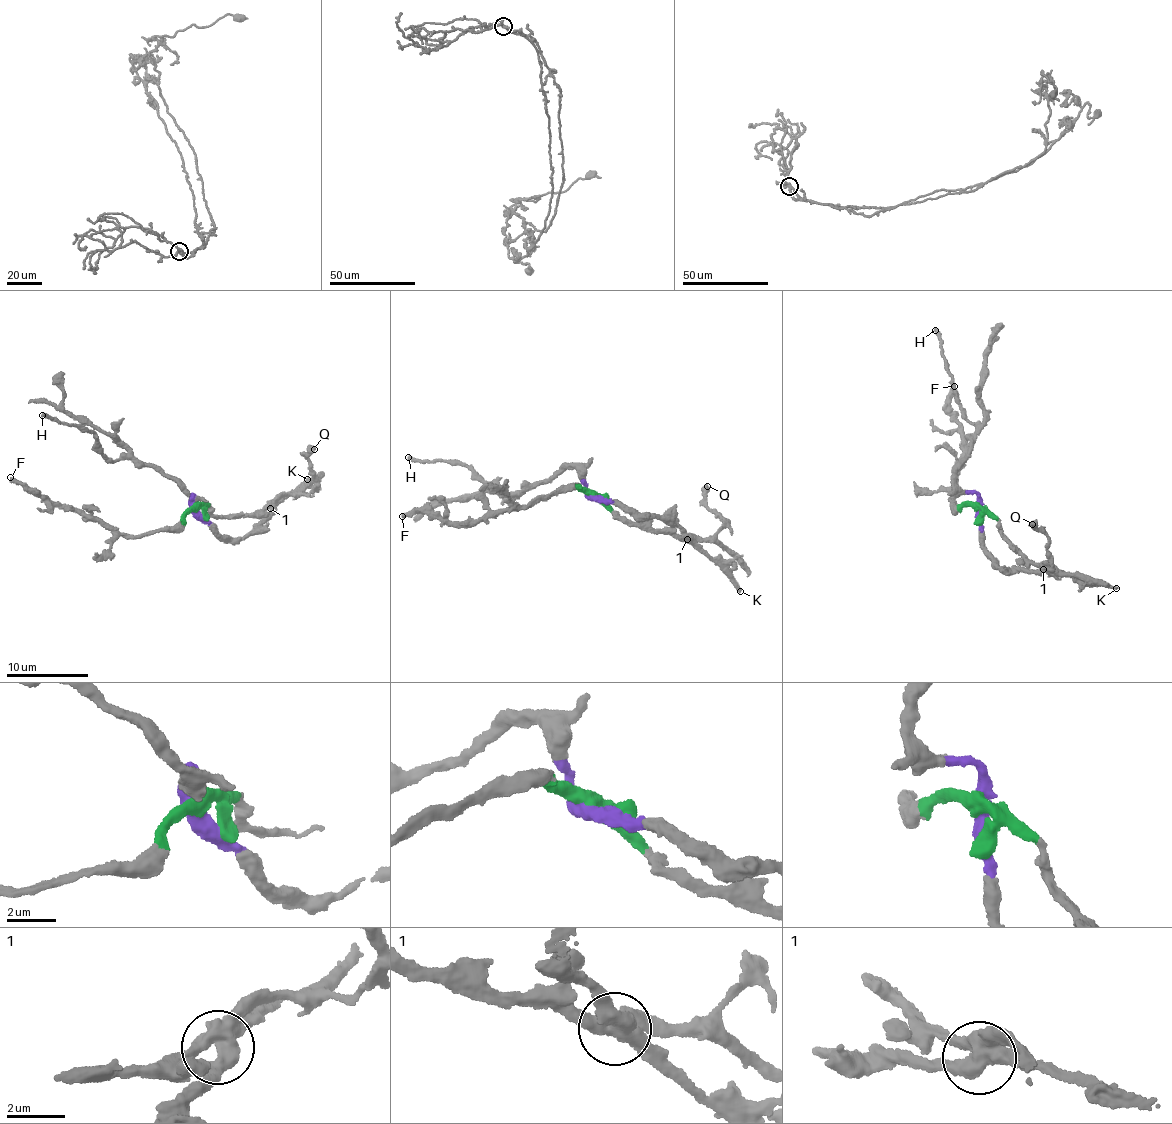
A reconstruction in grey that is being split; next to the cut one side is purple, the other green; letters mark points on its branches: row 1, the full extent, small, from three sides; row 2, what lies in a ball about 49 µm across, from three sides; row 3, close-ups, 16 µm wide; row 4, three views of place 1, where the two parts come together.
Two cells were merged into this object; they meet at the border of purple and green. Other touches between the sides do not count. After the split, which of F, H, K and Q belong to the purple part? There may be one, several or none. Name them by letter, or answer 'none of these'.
H, K

